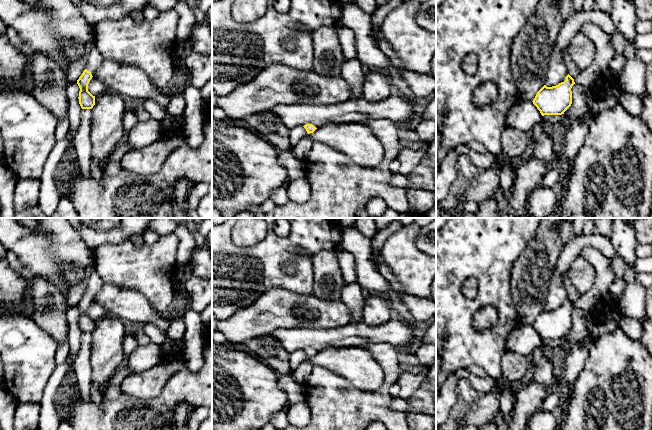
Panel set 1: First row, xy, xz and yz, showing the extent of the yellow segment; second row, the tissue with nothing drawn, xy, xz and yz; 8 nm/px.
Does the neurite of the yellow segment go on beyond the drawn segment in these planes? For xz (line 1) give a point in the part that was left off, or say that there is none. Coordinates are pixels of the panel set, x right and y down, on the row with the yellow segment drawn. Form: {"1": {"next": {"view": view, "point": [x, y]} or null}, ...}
{"1": {"next": null}}

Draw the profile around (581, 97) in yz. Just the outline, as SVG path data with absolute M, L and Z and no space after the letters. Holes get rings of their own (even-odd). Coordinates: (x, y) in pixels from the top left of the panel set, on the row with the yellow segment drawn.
M575 83L572 88L572 104L564 112L564 118L559 128L564 132L571 126L572 122L589 111L589 102L591 100L590 89Z

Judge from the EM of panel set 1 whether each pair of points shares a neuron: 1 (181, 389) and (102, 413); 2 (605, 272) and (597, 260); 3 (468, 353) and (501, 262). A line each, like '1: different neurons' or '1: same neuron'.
1: same neuron
2: same neuron
3: same neuron

